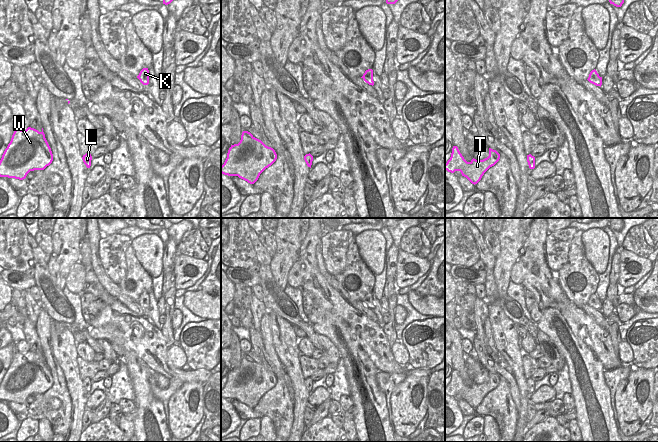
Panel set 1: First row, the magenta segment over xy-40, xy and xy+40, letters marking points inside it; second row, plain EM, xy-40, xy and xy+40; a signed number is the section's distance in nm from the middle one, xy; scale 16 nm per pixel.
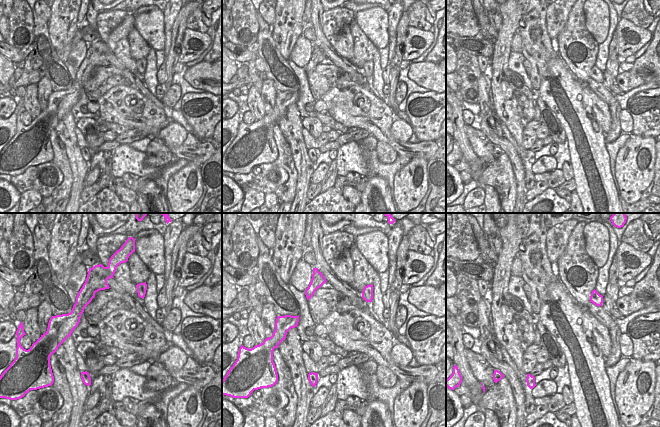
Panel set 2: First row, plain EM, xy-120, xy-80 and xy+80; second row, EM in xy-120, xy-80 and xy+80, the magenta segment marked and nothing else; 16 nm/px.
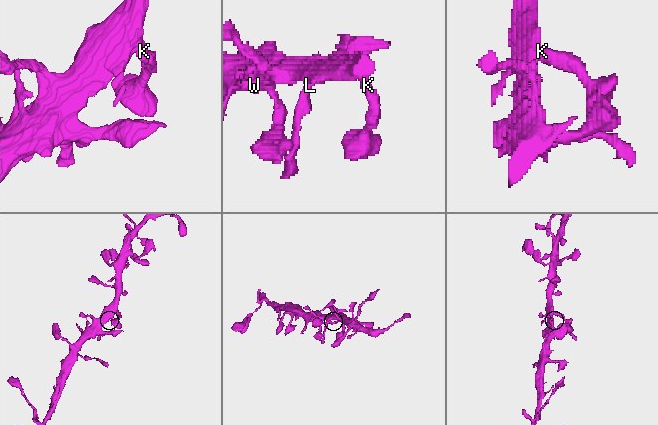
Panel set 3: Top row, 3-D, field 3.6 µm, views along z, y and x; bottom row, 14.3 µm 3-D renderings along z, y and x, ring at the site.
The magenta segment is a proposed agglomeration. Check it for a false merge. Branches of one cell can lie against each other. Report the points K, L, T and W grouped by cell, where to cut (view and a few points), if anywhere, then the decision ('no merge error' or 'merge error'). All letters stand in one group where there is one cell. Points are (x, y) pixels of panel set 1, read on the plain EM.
groups K L T W; cut none; no merge error

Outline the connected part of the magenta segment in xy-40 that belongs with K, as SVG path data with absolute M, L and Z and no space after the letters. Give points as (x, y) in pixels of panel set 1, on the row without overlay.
M143 292L137 302L140 304L140 306L143 309L148 309L149 308L149 294L148 292Z

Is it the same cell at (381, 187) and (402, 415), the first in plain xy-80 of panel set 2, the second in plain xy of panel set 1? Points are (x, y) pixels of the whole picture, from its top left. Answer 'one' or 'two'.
two

